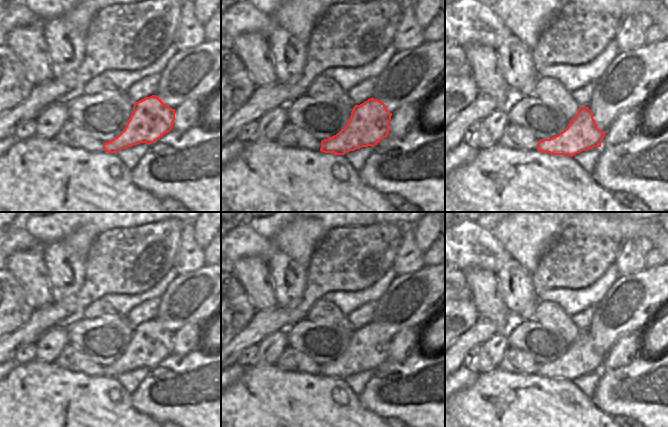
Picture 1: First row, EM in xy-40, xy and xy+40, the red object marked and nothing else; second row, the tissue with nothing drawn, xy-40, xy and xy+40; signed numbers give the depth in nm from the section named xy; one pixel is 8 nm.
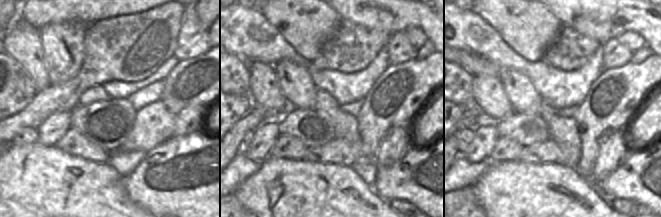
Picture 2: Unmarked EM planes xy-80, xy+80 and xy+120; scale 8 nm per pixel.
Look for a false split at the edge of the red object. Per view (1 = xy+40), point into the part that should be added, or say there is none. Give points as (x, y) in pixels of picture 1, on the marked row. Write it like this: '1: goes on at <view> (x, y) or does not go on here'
1: does not go on here

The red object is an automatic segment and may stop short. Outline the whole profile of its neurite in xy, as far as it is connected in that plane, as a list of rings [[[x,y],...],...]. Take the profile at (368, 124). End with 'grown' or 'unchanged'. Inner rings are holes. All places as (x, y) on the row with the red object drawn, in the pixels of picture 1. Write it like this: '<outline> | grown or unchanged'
[[[373,97],[355,105],[347,124],[334,136],[321,141],[320,151],[344,155],[362,147],[374,147],[389,134],[390,113]]] | unchanged

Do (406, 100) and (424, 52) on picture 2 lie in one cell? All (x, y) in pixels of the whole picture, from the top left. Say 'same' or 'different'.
different

